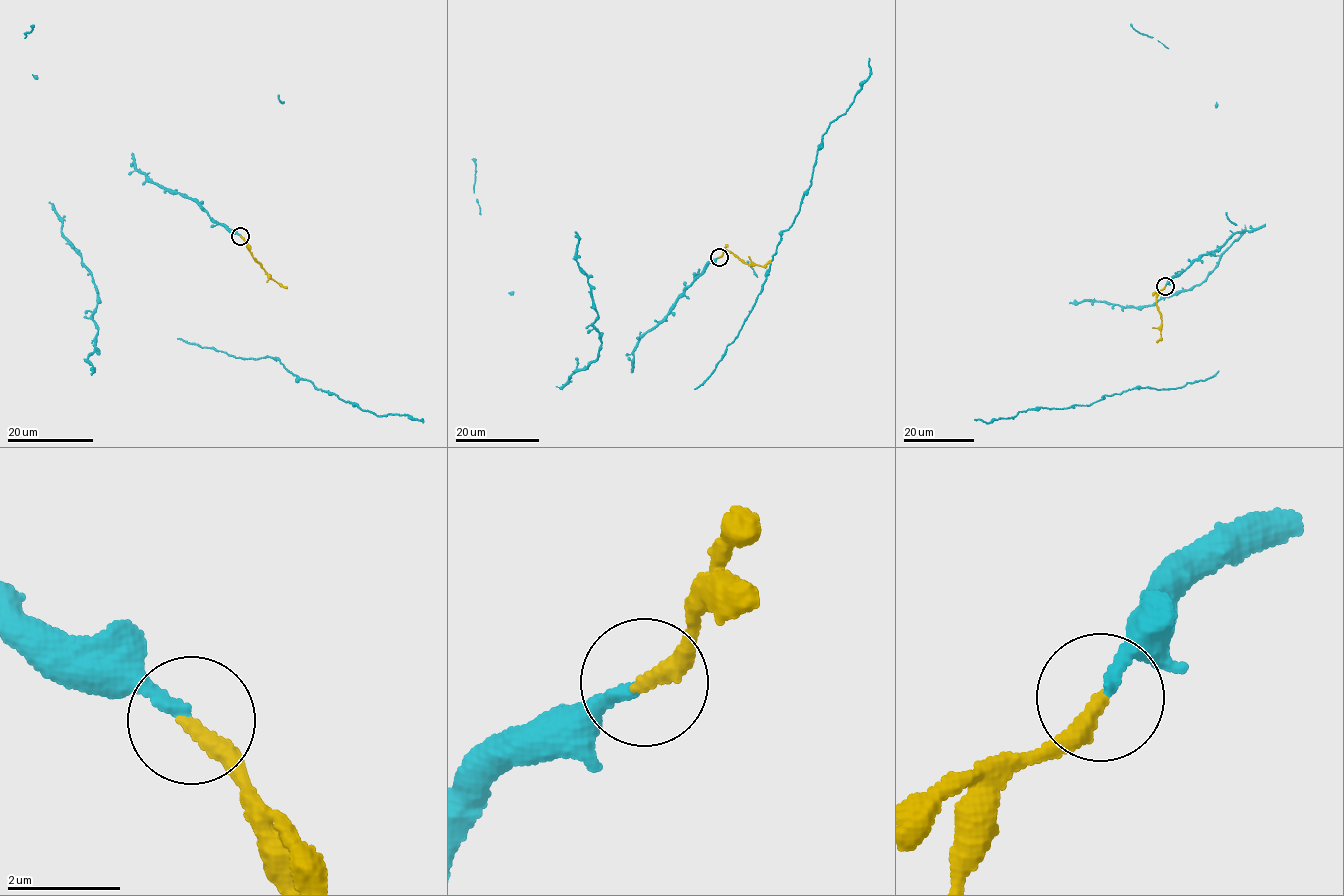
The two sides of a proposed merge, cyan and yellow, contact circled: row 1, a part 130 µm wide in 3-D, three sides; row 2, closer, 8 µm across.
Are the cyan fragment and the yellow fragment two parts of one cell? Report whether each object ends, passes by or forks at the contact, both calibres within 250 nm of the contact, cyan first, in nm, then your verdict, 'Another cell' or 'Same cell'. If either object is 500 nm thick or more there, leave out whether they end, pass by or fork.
At the ring cyan ends. At the ring yellow ends. Thickness 200 nm (cyan) against 320 nm. Same cell

